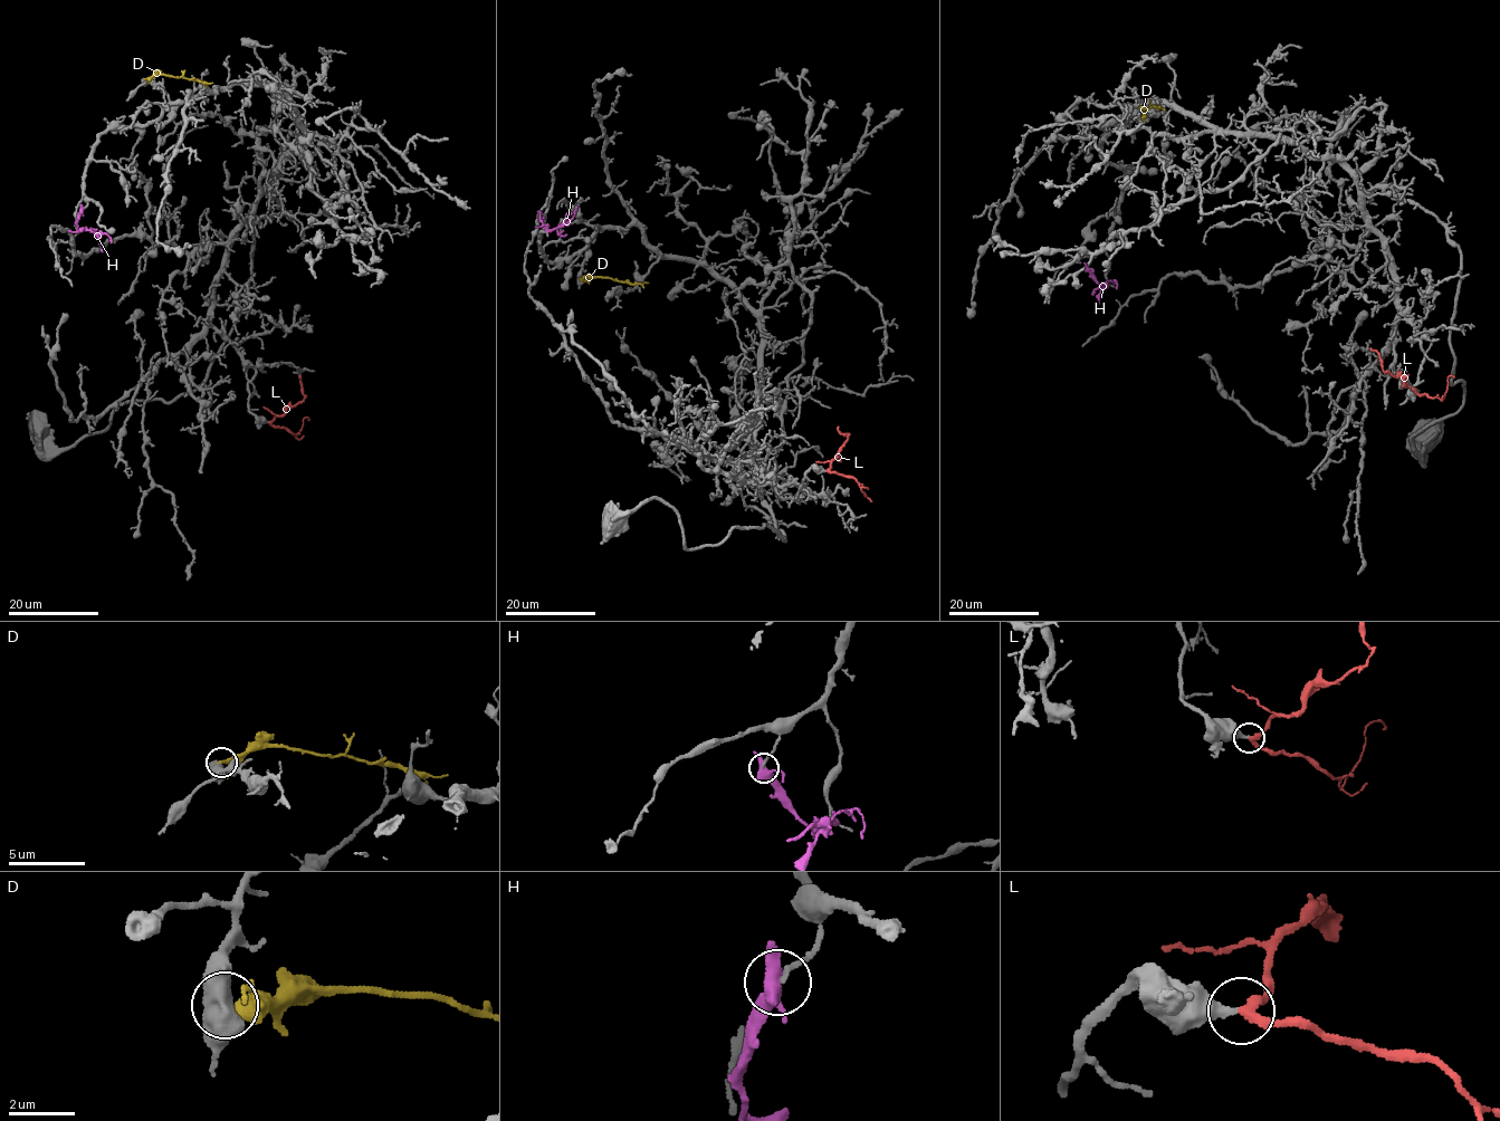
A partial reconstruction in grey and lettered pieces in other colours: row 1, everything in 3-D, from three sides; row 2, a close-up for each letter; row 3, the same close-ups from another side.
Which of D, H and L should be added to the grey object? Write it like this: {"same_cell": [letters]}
{"same_cell": ["L"]}

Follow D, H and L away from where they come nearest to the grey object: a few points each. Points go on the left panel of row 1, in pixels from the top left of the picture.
D: (145, 79), (171, 75), (212, 82)
H: (82, 210), (77, 228), (105, 232), (112, 242)
L: (268, 422), (303, 401), (299, 375)

